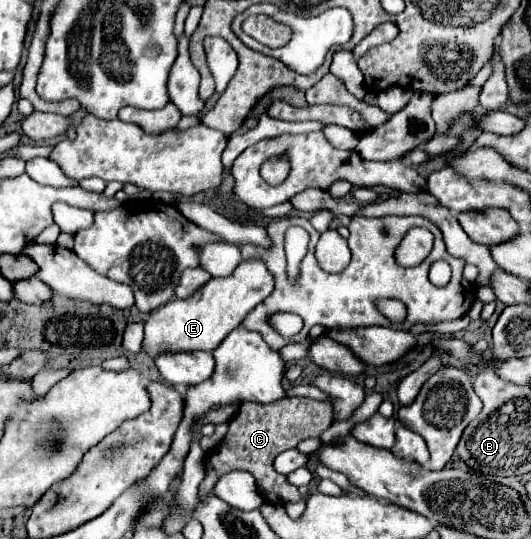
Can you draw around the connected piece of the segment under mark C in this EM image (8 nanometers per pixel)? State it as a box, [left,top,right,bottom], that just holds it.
[200,397,332,505]

